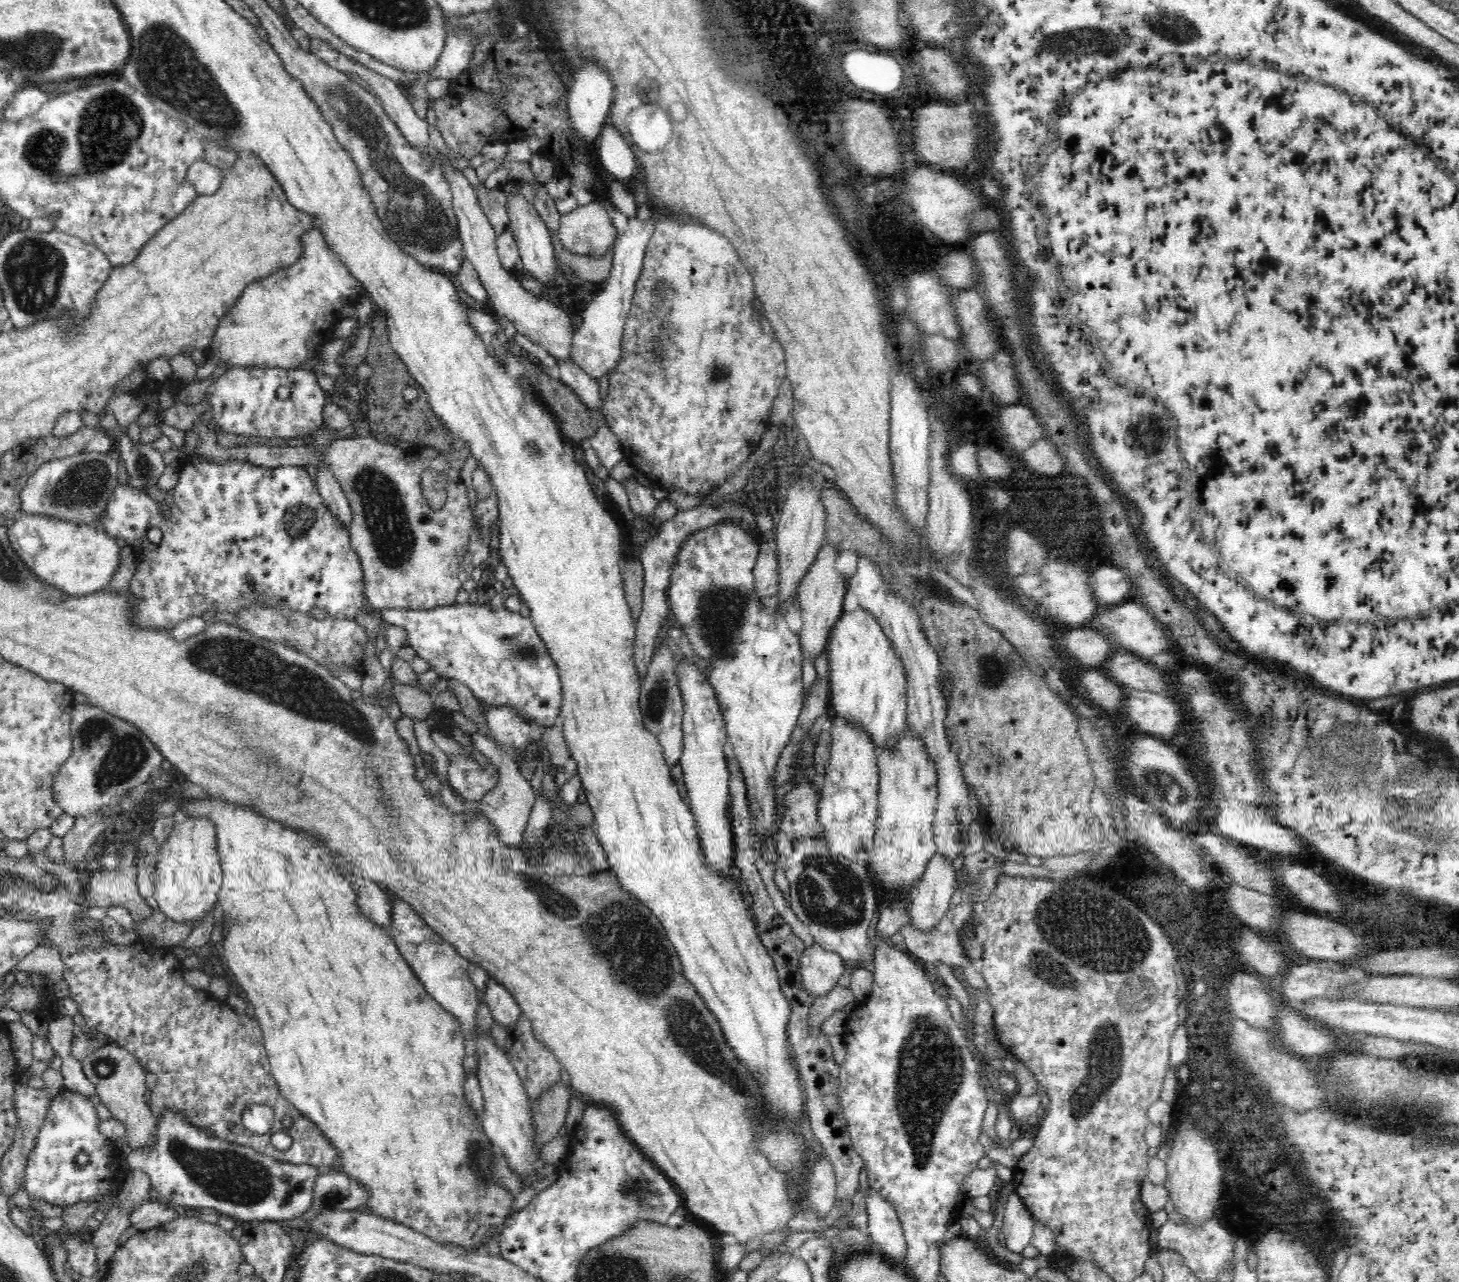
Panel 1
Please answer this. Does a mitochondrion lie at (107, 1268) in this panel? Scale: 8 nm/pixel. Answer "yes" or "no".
no

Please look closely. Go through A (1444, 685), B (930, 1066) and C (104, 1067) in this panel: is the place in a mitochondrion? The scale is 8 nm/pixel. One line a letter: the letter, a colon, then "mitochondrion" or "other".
A: other
B: mitochondrion
C: mitochondrion

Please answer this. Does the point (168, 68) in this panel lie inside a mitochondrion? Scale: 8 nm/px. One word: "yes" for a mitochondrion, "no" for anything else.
yes

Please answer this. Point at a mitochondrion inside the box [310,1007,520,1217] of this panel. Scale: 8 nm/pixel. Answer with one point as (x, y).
(475, 1158)

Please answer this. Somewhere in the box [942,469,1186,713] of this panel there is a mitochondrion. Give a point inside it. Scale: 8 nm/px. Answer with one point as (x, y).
(990, 671)

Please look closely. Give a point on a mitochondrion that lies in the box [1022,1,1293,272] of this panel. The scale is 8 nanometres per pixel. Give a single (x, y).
(1092, 40)

